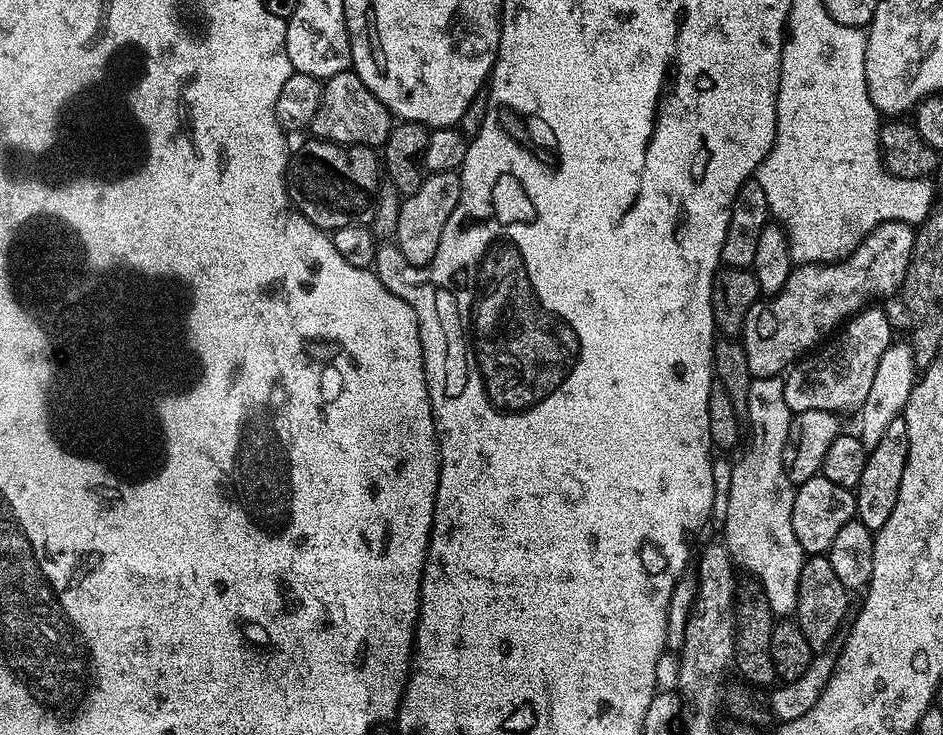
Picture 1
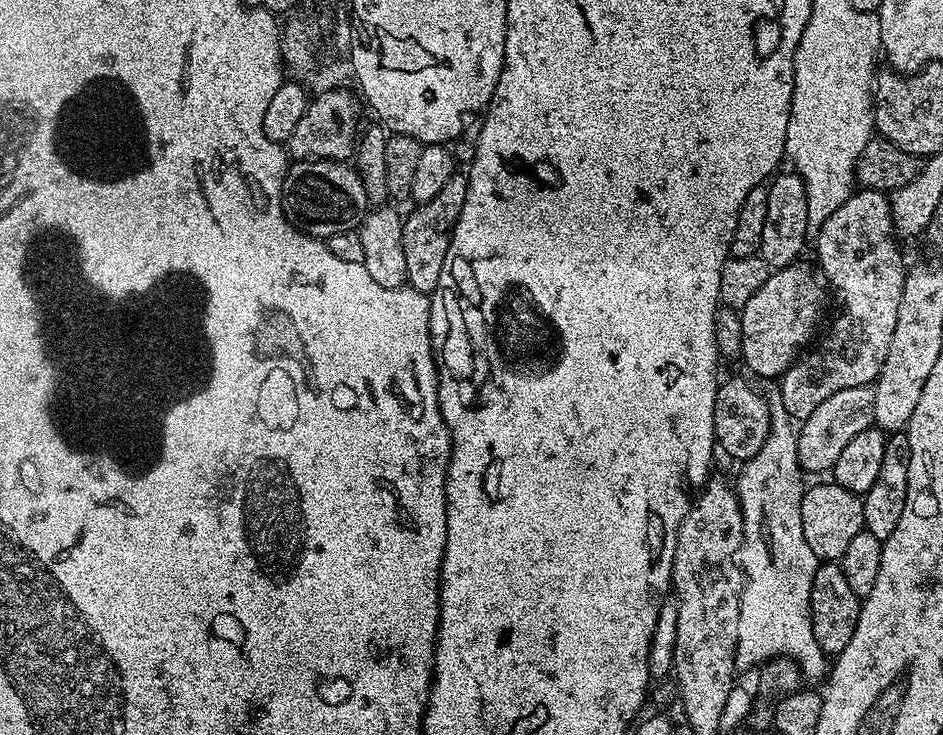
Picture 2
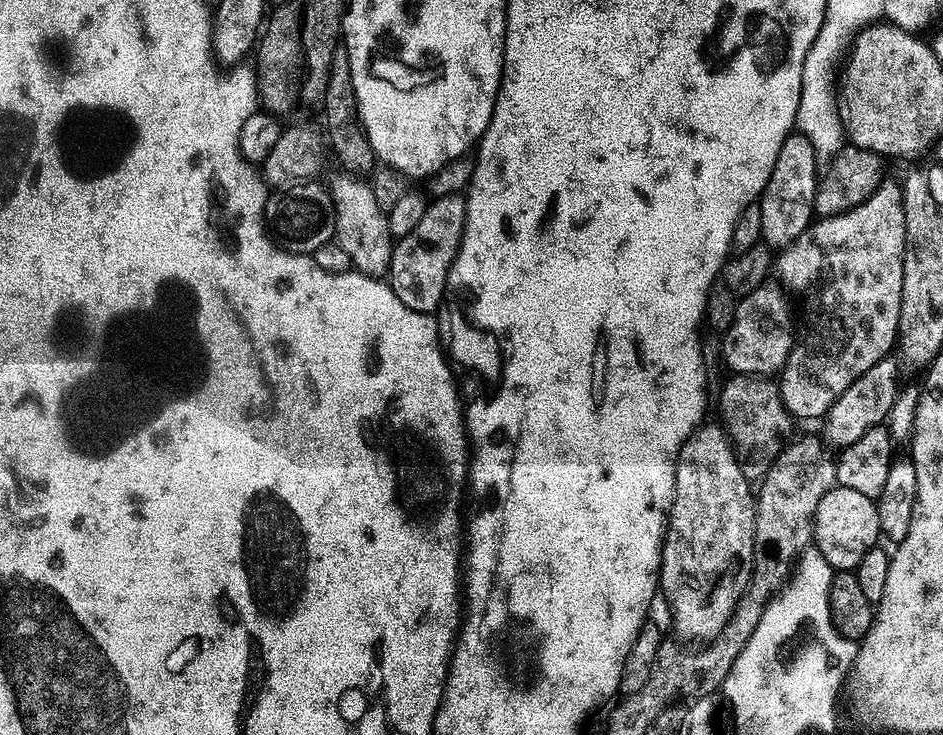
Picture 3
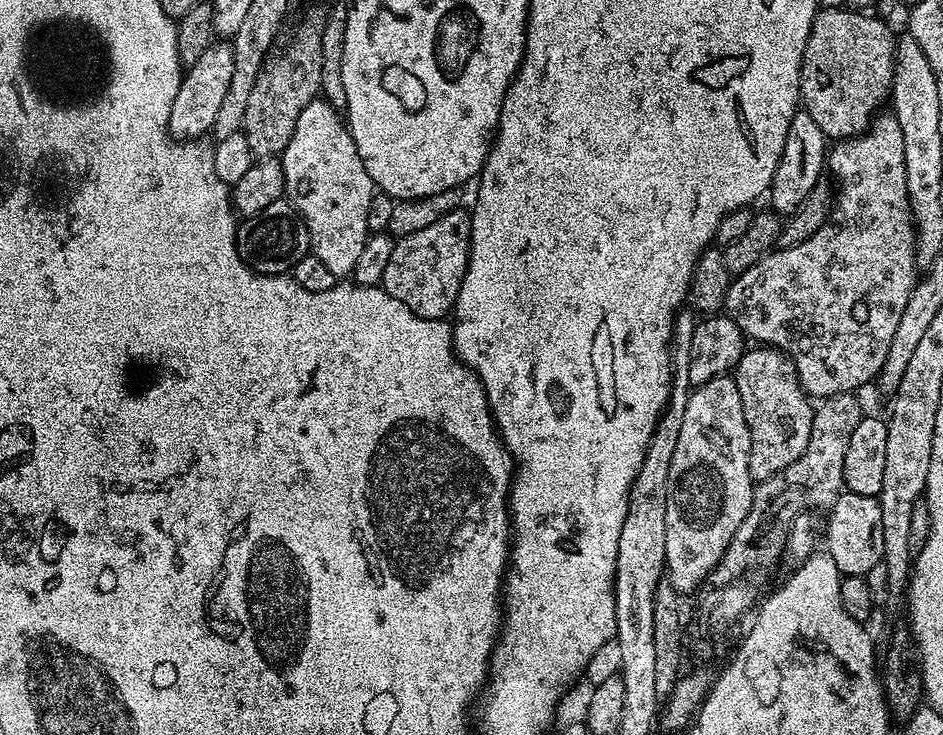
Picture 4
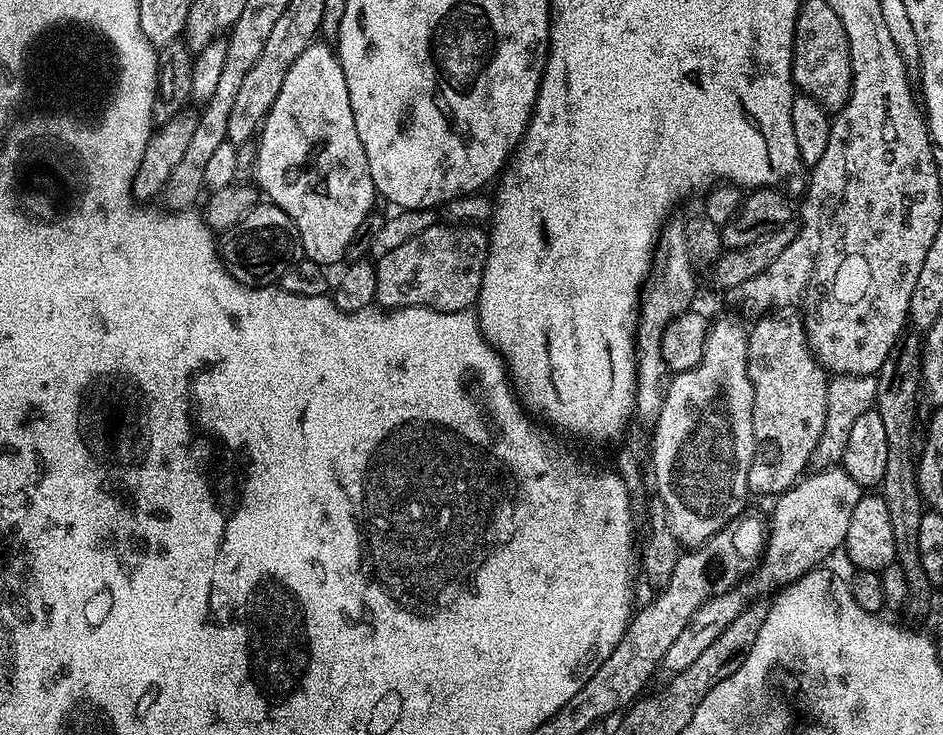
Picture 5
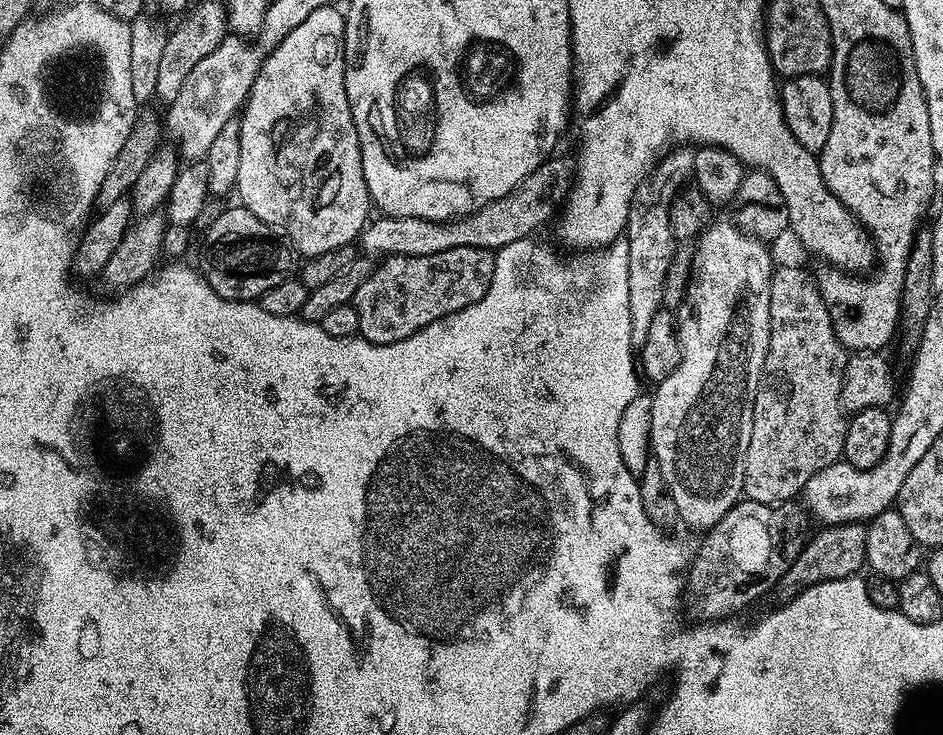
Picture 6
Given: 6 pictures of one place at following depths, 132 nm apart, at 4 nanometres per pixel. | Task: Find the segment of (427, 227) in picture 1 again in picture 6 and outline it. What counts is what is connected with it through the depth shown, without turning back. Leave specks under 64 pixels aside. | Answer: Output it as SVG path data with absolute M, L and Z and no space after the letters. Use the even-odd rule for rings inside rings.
M462 246L421 257L389 255L383 262L375 265L366 282L358 287L354 307L358 314L359 335L375 344L389 344L402 338L410 338L410 334L430 326L430 322L478 302L478 298L486 294L493 274L494 252L490 249Z

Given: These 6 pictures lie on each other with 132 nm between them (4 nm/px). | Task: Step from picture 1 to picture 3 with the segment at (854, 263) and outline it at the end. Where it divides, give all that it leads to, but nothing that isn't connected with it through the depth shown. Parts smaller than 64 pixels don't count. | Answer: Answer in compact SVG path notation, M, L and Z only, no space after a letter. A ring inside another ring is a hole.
M761 286L753 292L741 295L731 327L722 332L724 341L720 344L720 352L724 355L725 366L732 368L728 370L733 373L771 377L779 373L788 360L794 343L794 335L792 336L794 316L793 313L792 316L788 313L789 301L781 289L768 287Z

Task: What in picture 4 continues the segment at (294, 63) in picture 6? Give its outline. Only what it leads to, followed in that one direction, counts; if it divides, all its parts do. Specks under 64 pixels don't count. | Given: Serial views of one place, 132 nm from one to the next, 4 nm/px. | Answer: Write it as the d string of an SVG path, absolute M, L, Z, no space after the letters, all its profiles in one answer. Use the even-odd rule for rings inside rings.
M314 99L302 110L294 127L293 137L283 152L282 163L286 199L304 217L311 255L322 258L322 263L337 278L351 277L354 266L358 266L358 257L362 255L362 246L366 246L370 235L368 211L374 195L374 185L370 174L366 174L366 166L362 166L358 146L354 146L352 131L348 128L345 117L327 100Z

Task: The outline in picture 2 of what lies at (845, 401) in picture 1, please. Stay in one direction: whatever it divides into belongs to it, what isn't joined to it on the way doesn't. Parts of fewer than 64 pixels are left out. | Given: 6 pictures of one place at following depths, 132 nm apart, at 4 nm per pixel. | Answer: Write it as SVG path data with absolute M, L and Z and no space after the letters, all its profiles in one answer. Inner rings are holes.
M870 188L853 191L852 197L842 202L842 206L838 206L838 210L834 210L834 214L830 214L830 218L819 225L817 232L820 233L816 236L815 263L823 279L831 287L833 284L840 295L840 317L833 322L832 329L829 330L828 337L821 342L820 348L813 347L807 354L801 355L796 363L779 377L782 406L786 406L786 414L790 414L796 422L802 422L810 414L814 414L816 407L821 402L826 402L830 394L838 394L838 390L847 388L862 388L876 380L886 359L890 338L893 337L906 273L904 260L900 257L900 248L896 245L898 233L892 222L892 201L883 192Z

